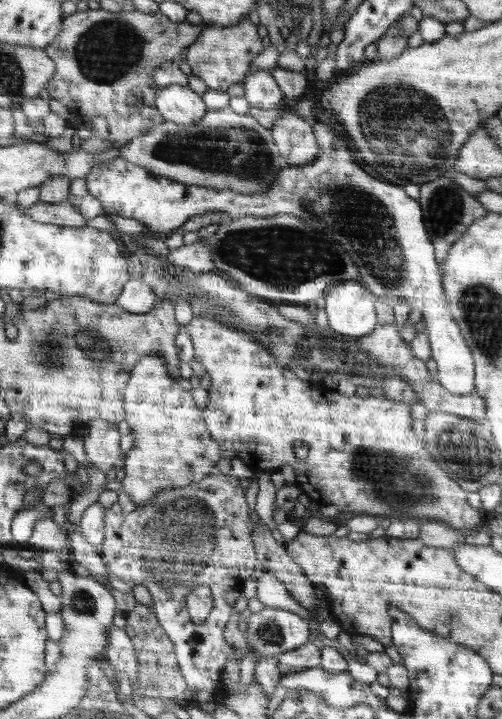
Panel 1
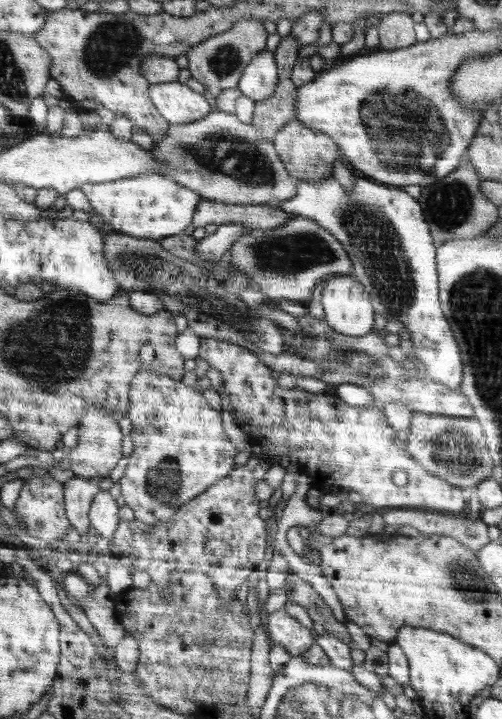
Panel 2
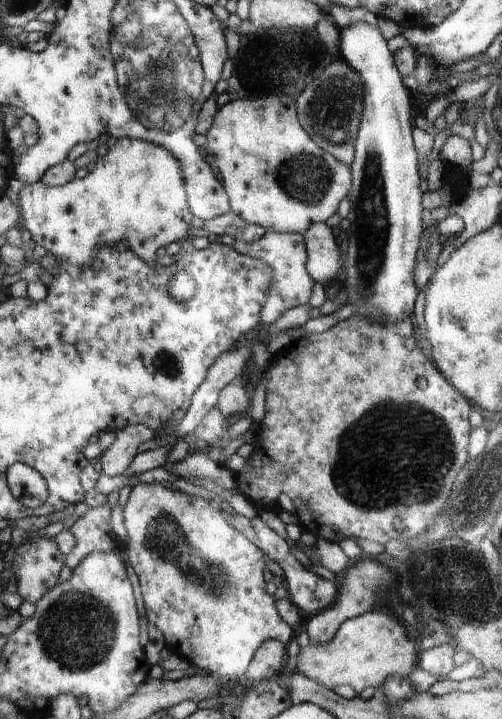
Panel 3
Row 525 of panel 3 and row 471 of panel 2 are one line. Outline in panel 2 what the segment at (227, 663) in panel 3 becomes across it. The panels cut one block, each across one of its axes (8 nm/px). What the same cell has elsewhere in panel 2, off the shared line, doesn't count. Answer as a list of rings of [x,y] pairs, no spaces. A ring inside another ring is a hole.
[[[140,371],[136,373],[131,380],[130,388],[130,405],[128,406],[127,414],[130,418],[132,425],[131,437],[134,443],[134,451],[128,456],[128,465],[124,471],[124,476],[118,479],[120,483],[121,495],[124,497],[126,504],[133,510],[136,519],[148,523],[148,525],[154,525],[156,521],[168,521],[170,517],[174,517],[176,512],[179,512],[179,508],[188,504],[188,501],[195,500],[196,497],[200,496],[200,493],[207,492],[212,485],[216,482],[223,480],[224,477],[228,476],[228,473],[232,472],[234,468],[234,446],[230,444],[230,440],[226,442],[226,434],[222,430],[222,418],[216,410],[208,408],[202,392],[196,392],[196,387],[189,387],[188,385],[182,384],[182,381],[172,380],[168,375],[157,373],[156,371]]]

